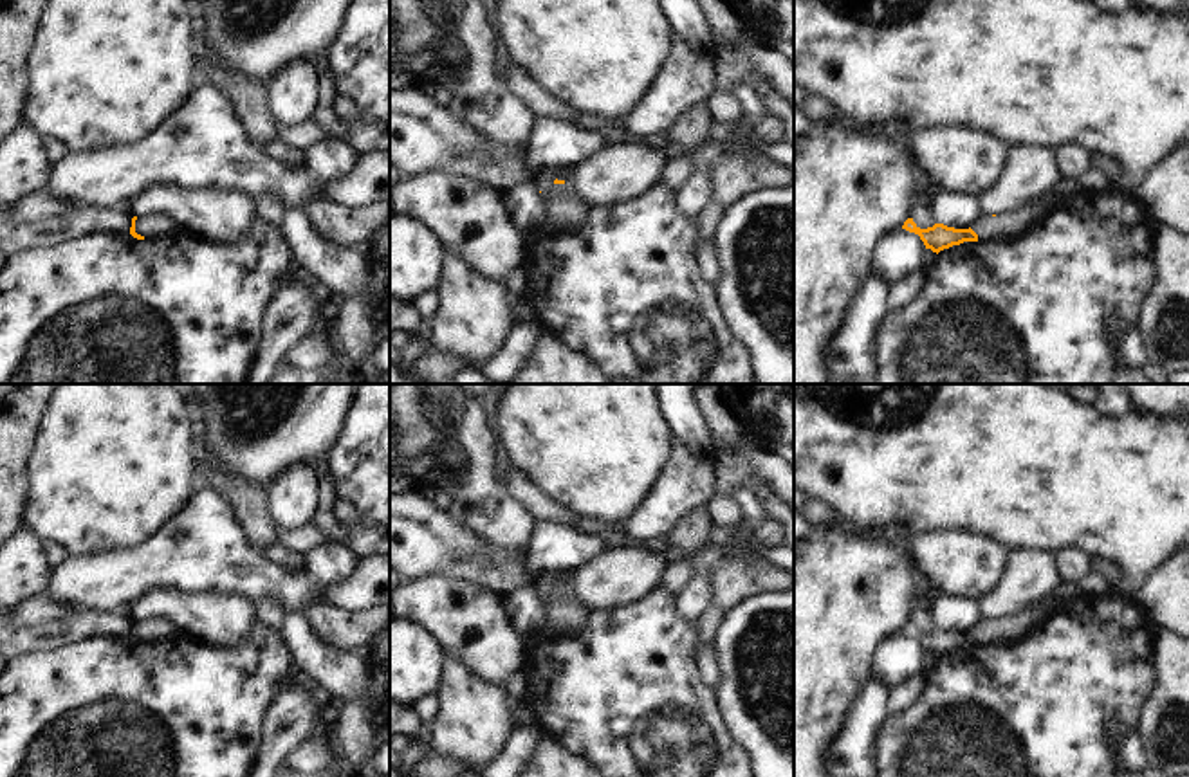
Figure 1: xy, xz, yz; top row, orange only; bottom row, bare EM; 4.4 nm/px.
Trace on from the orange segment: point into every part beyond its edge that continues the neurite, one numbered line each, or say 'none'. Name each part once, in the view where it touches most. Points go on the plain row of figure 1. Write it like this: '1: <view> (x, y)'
none

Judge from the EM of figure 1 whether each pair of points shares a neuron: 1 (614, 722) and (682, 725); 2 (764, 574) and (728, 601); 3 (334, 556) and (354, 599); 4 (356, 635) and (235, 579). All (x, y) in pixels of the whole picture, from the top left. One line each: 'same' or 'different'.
1: same
2: same
3: different
4: different

